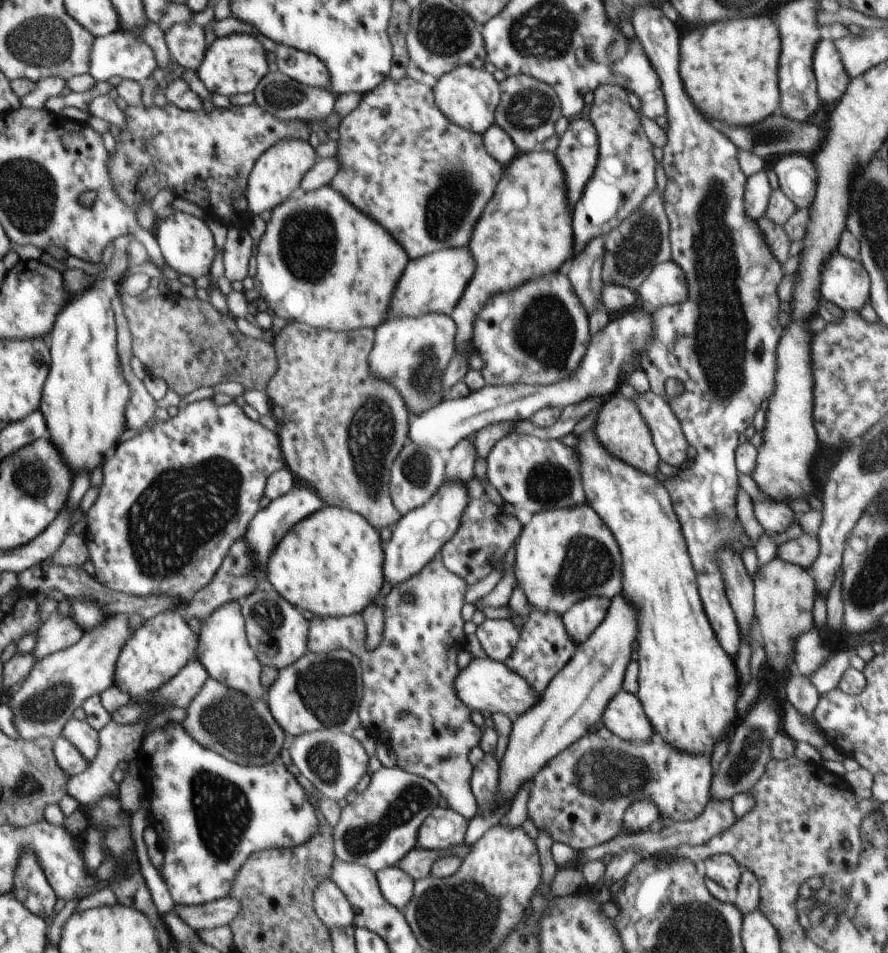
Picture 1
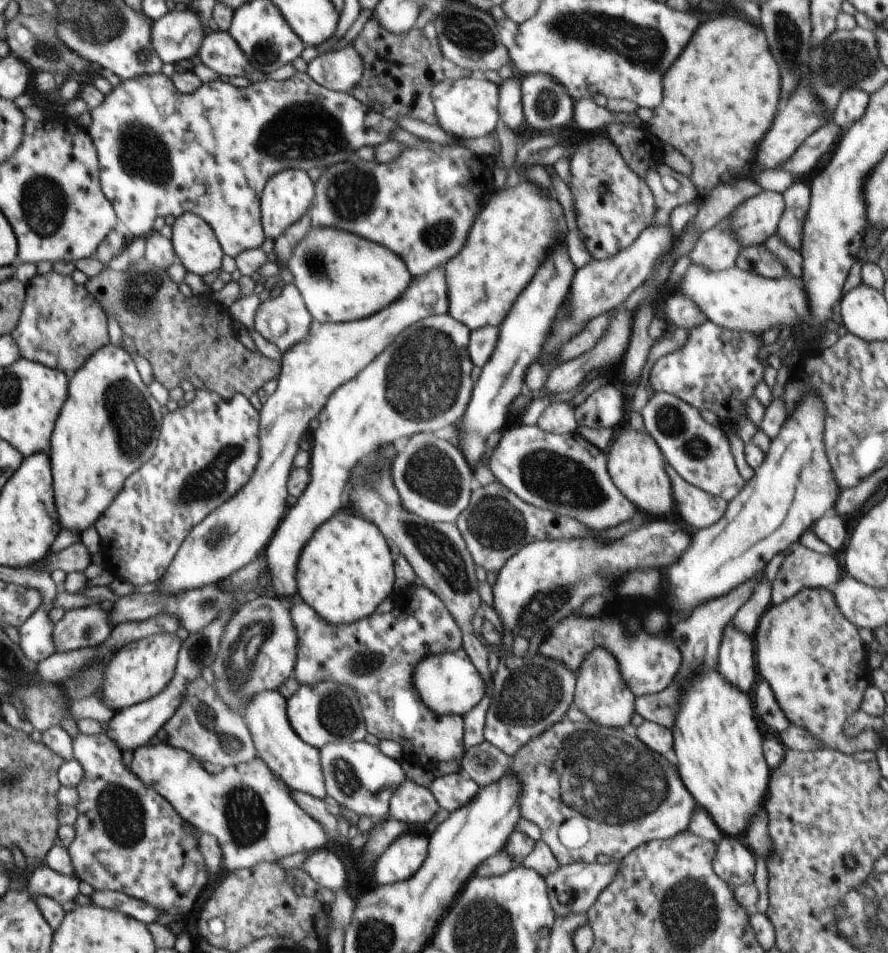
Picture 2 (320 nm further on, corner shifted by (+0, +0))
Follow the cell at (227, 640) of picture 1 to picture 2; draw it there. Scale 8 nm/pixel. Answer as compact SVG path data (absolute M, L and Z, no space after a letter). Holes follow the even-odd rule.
M262 690L250 696L243 718L252 736L257 756L288 784L290 789L323 799L326 794L324 774L320 768L318 749L303 742L290 727L287 716L287 699L278 690Z

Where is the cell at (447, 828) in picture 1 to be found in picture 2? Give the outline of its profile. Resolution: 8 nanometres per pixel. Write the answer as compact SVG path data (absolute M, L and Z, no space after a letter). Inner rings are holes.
M409 779L394 790L389 802L390 817L408 824L407 830L413 833L424 832L438 810L438 802L430 790Z

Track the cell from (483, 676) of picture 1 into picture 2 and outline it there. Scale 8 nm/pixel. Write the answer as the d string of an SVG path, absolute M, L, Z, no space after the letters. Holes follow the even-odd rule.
M462 647L456 652L426 656L420 664L416 664L412 679L422 702L438 715L448 714L463 717L481 701L487 686L486 680L480 676L480 672L474 667Z

